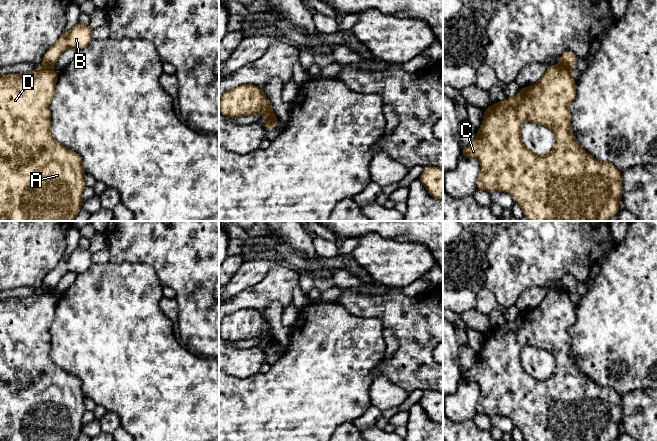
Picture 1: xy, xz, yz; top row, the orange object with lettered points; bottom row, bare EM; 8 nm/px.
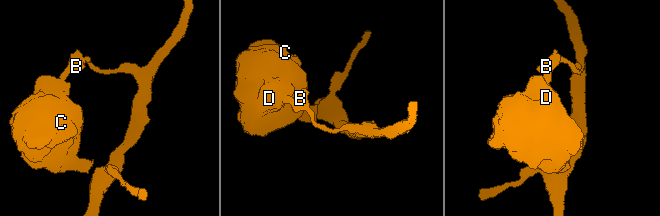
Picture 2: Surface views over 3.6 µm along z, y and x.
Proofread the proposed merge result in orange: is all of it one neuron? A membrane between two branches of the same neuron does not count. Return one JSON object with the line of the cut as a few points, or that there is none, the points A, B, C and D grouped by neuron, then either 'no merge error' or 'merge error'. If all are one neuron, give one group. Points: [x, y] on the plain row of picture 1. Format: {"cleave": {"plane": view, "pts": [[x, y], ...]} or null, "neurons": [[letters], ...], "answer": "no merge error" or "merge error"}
{"cleave": {"plane": "xz", "pts": [[276, 342], [267, 344]]}, "neurons": [["A", "C", "D"], ["B"]], "answer": "merge error"}

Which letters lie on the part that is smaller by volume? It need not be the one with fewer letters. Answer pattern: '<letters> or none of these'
A, C, D

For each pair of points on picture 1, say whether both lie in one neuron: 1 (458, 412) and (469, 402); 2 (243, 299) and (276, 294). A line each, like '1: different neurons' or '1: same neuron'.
1: same neuron
2: same neuron

